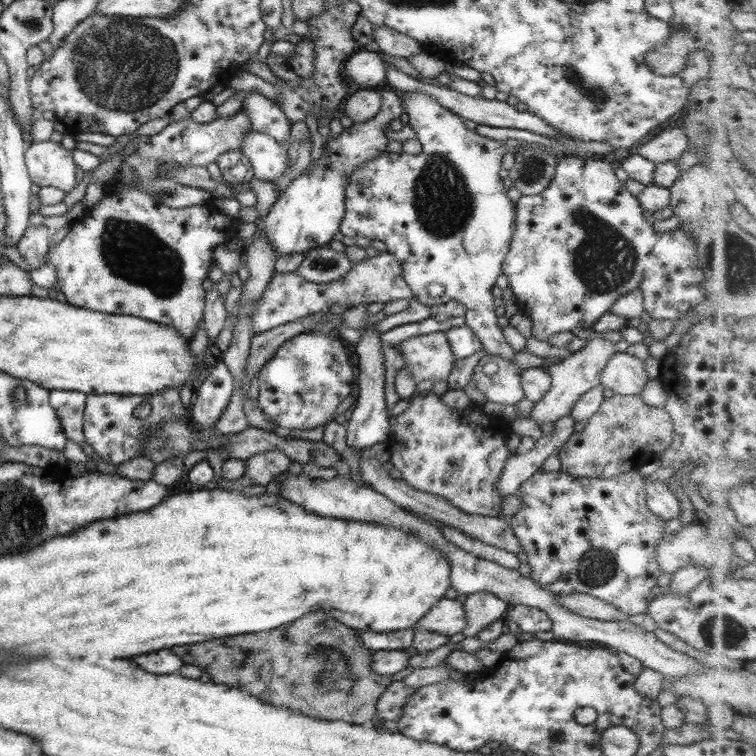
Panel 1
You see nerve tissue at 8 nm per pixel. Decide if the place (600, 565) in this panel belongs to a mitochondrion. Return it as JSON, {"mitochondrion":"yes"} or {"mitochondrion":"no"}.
{"mitochondrion":"yes"}

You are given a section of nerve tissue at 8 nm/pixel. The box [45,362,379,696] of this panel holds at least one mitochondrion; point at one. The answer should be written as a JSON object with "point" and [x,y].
{"point":[165,442]}

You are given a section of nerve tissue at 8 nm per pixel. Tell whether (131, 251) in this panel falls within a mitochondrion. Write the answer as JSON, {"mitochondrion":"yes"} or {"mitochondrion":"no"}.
{"mitochondrion":"yes"}

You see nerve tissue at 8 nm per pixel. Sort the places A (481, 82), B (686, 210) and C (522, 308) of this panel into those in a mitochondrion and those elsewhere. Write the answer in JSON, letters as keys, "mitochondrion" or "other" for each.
{"A":"other","B":"other","C":"other"}

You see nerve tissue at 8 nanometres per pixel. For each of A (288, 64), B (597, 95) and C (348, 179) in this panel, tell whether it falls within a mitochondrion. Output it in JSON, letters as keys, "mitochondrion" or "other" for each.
{"A":"other","B":"mitochondrion","C":"other"}

